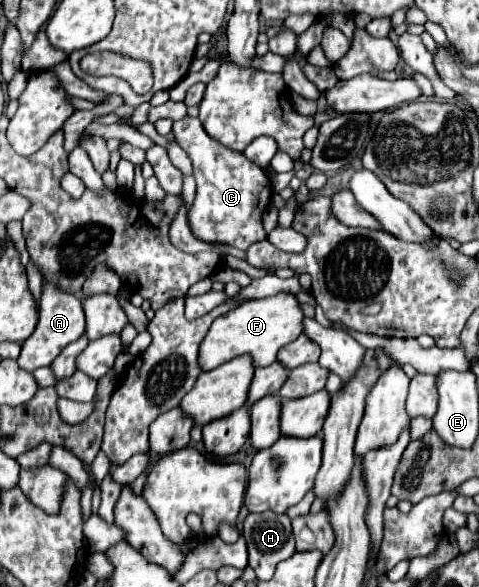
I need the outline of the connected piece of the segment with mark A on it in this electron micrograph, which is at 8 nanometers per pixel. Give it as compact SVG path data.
M43 284L43 296L39 304L39 322L35 332L25 340L17 362L27 372L33 372L41 366L49 366L67 344L79 340L79 336L83 334L85 334L85 314L83 314L81 300L75 298L73 294L65 294L57 290L53 284Z

